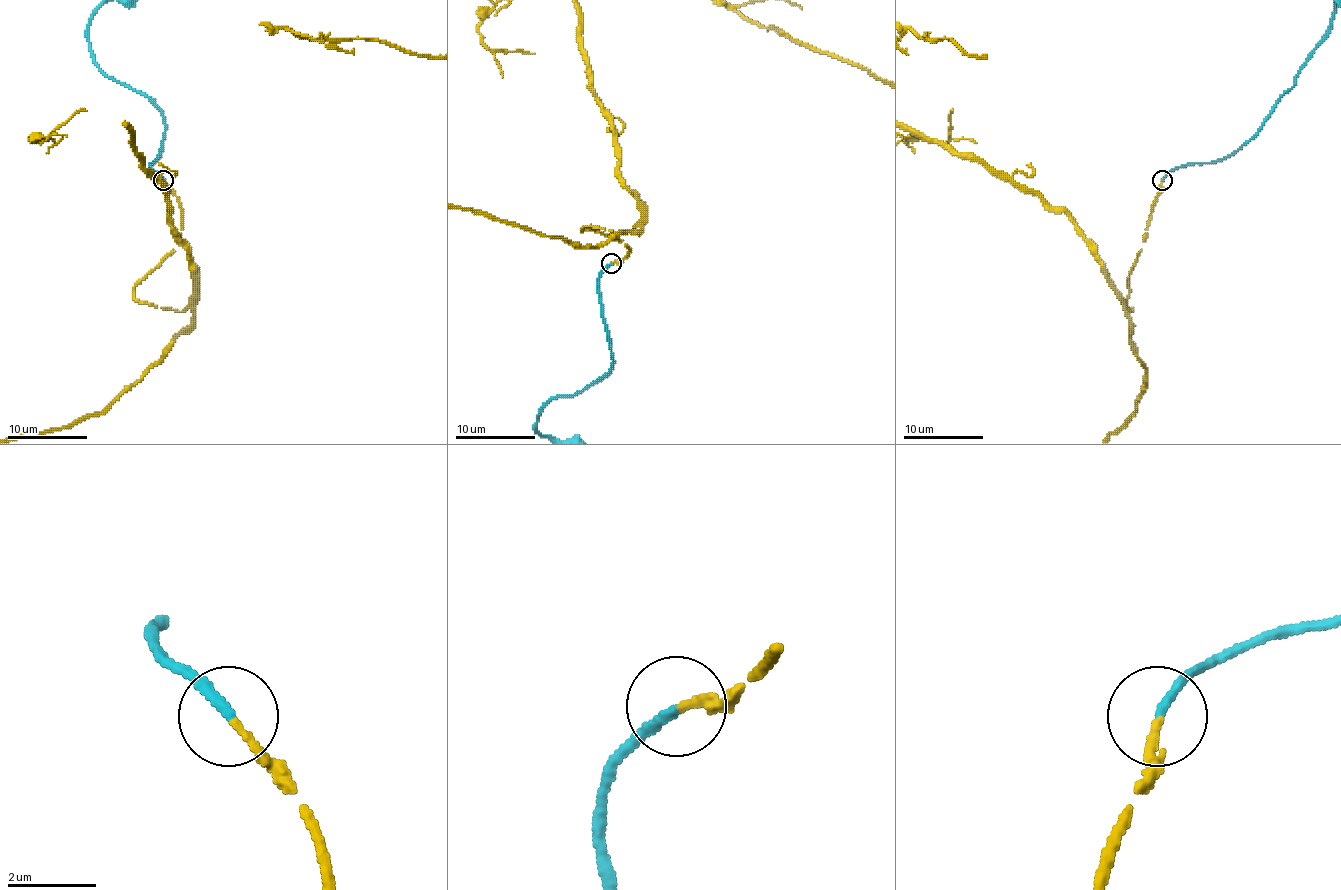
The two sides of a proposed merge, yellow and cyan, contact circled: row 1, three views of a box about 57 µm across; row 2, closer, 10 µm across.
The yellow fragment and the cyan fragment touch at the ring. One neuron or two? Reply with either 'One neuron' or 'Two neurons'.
One neuron

